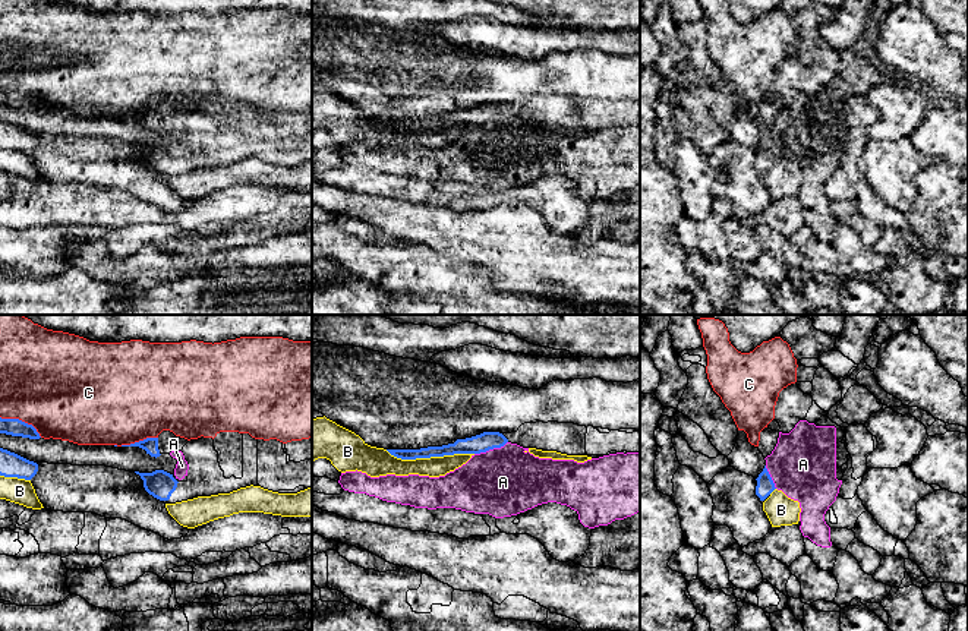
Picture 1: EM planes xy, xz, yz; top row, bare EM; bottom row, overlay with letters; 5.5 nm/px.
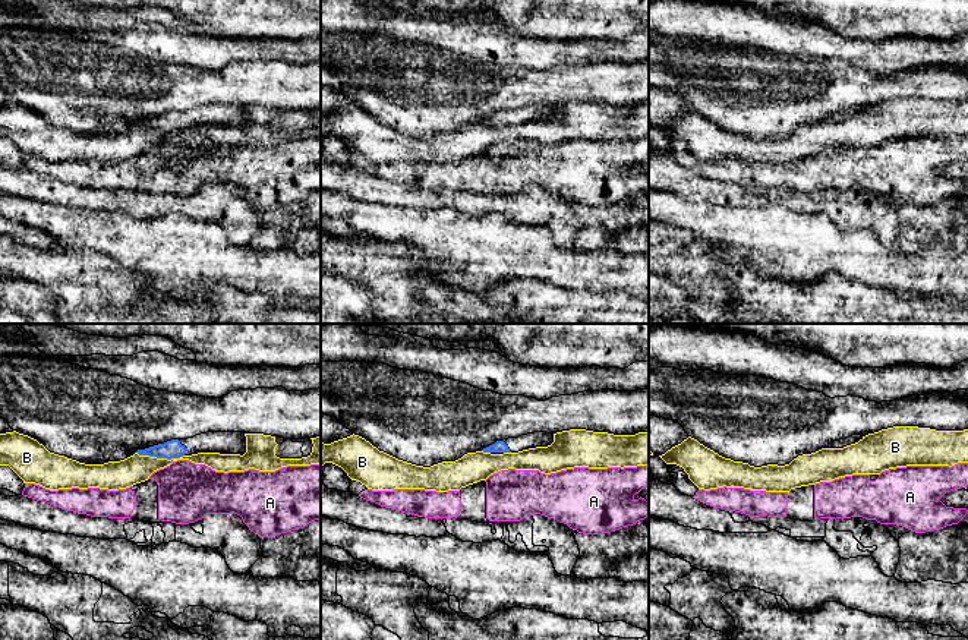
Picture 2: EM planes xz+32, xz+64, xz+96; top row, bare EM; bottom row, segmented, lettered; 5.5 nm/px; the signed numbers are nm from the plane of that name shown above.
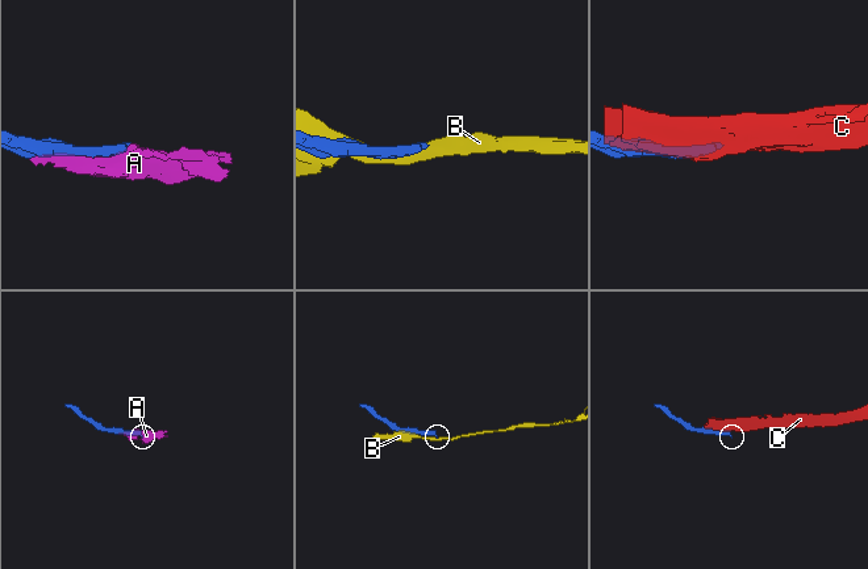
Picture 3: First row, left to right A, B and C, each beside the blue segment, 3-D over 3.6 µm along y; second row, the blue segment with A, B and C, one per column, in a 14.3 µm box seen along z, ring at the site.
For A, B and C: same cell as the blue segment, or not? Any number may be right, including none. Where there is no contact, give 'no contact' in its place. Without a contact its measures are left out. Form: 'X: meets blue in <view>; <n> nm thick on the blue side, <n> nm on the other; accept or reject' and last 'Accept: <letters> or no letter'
A: meets blue in xz; 100 nm thick on the blue side, 380 nm on the other; reject
B: meets blue in xz; 100 nm thick on the blue side, 120 nm on the other; reject
C: meets blue in xy; 100 nm thick on the blue side, 500 nm on the other; reject
Accept: no letter

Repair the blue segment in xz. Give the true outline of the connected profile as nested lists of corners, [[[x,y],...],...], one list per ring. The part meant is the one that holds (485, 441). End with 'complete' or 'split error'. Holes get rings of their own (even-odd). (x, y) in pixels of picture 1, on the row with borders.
[[[536,422],[524,423],[517,432],[504,435],[499,432],[483,432],[442,447],[387,451],[401,460],[416,460],[454,454],[480,454],[494,448],[501,448],[507,442],[517,444],[523,448],[599,458],[617,452],[640,452],[640,430],[609,430],[574,423]]]; split error

